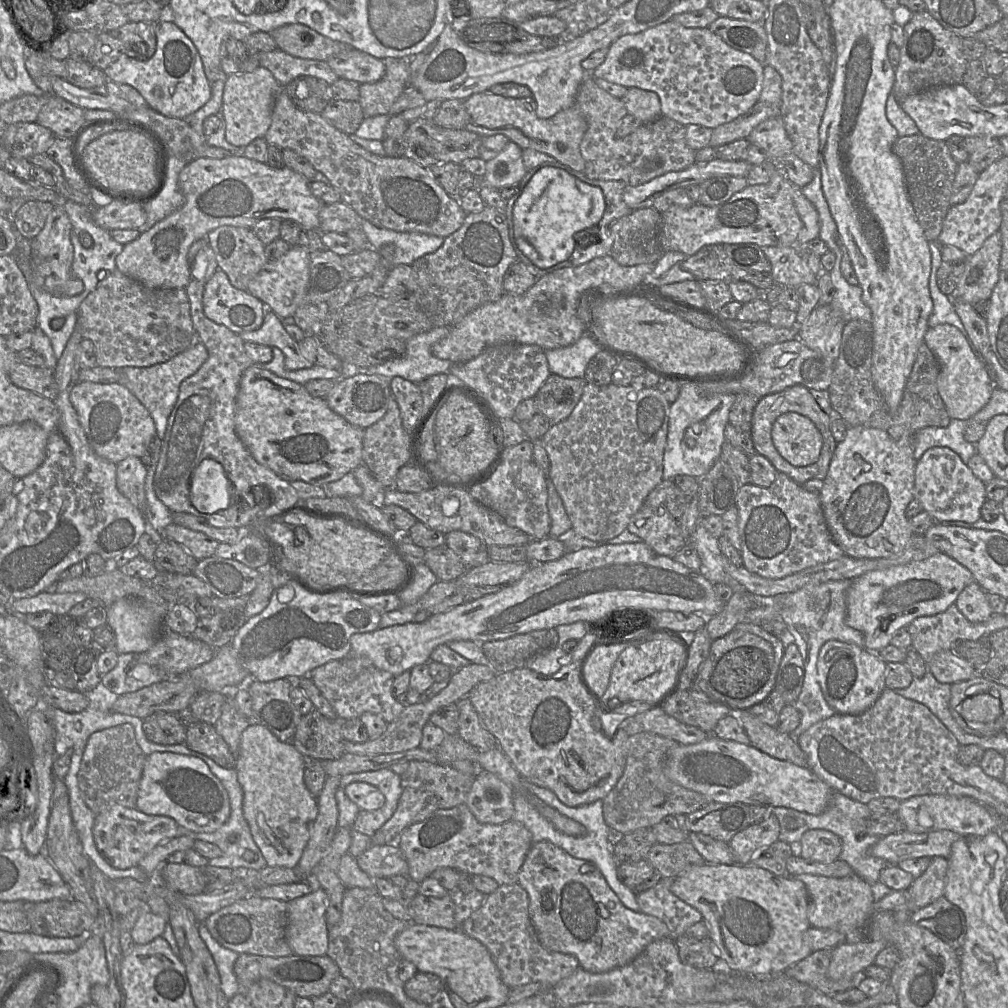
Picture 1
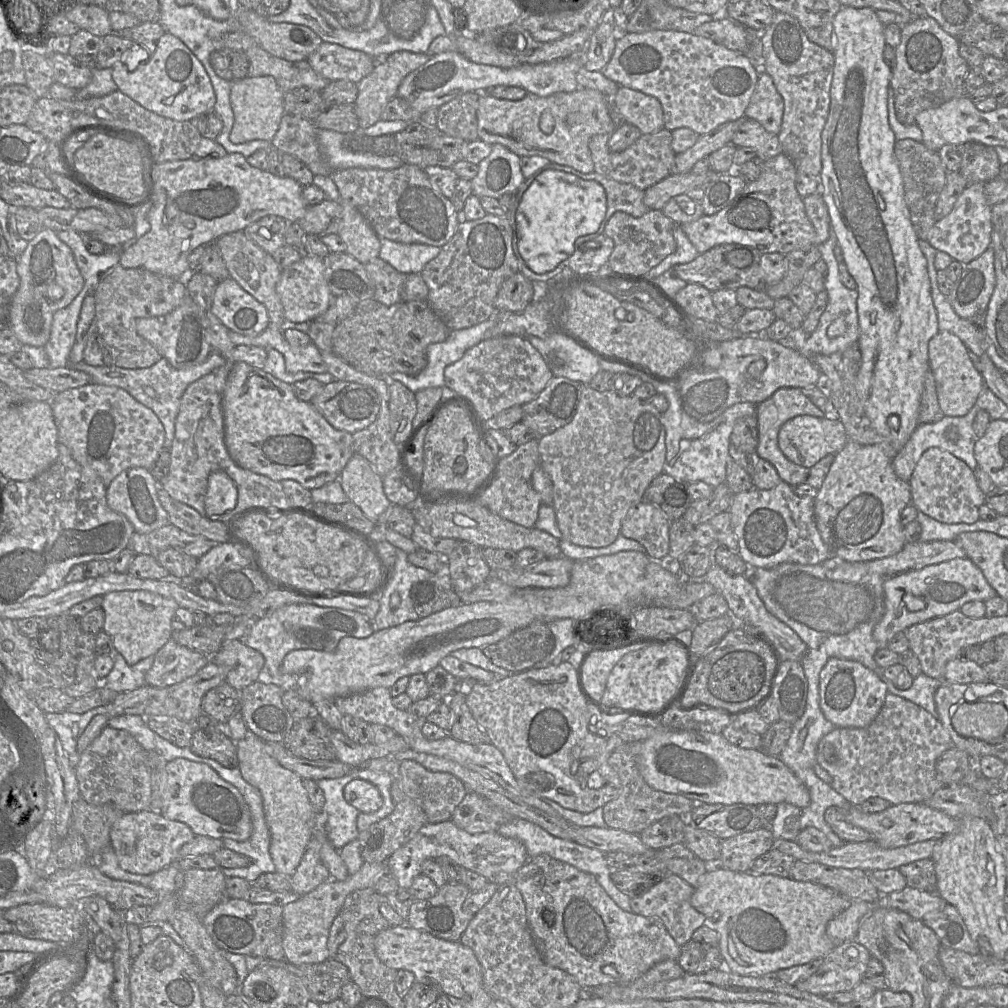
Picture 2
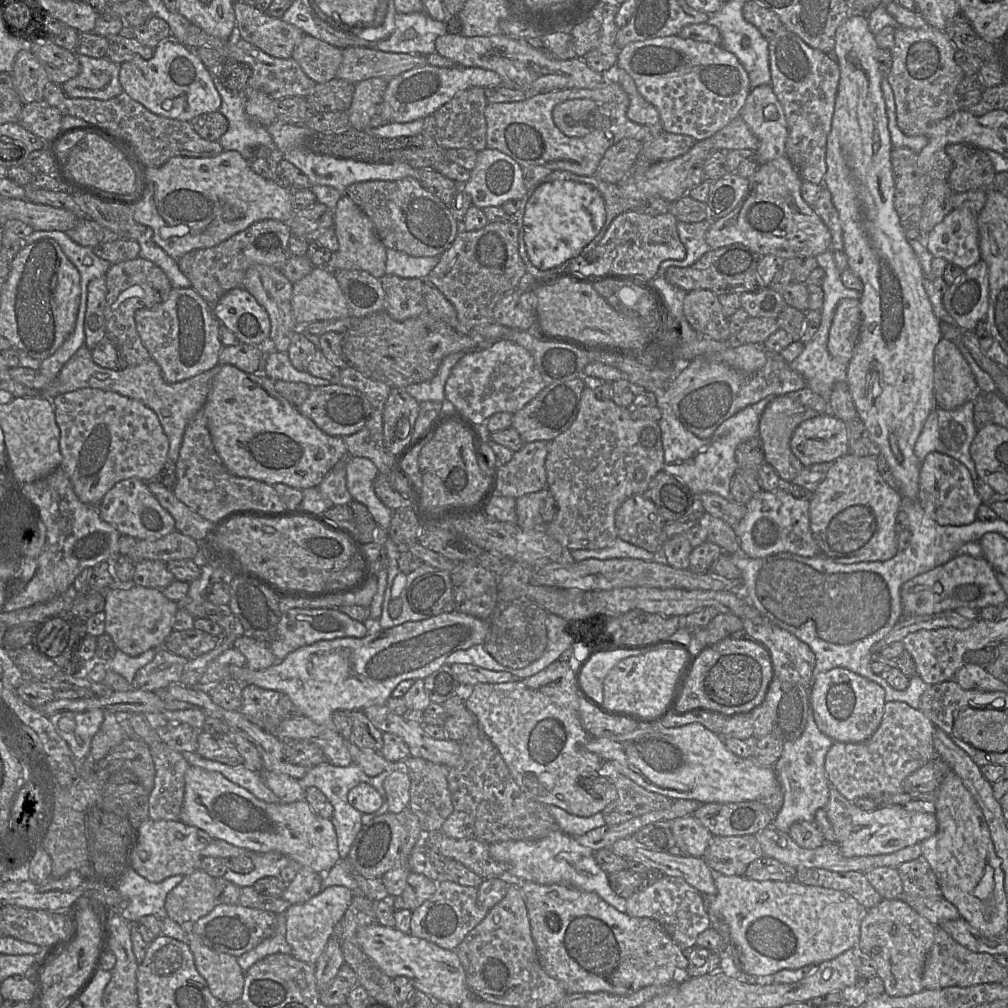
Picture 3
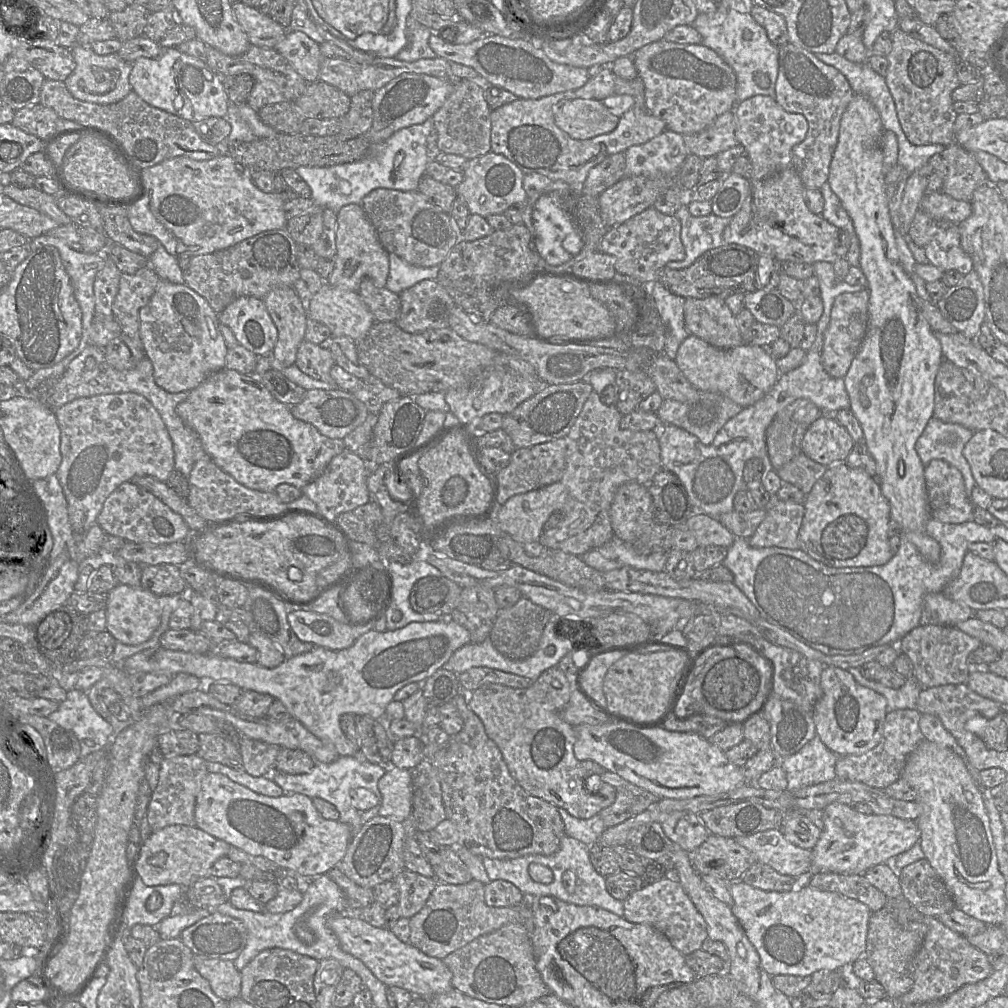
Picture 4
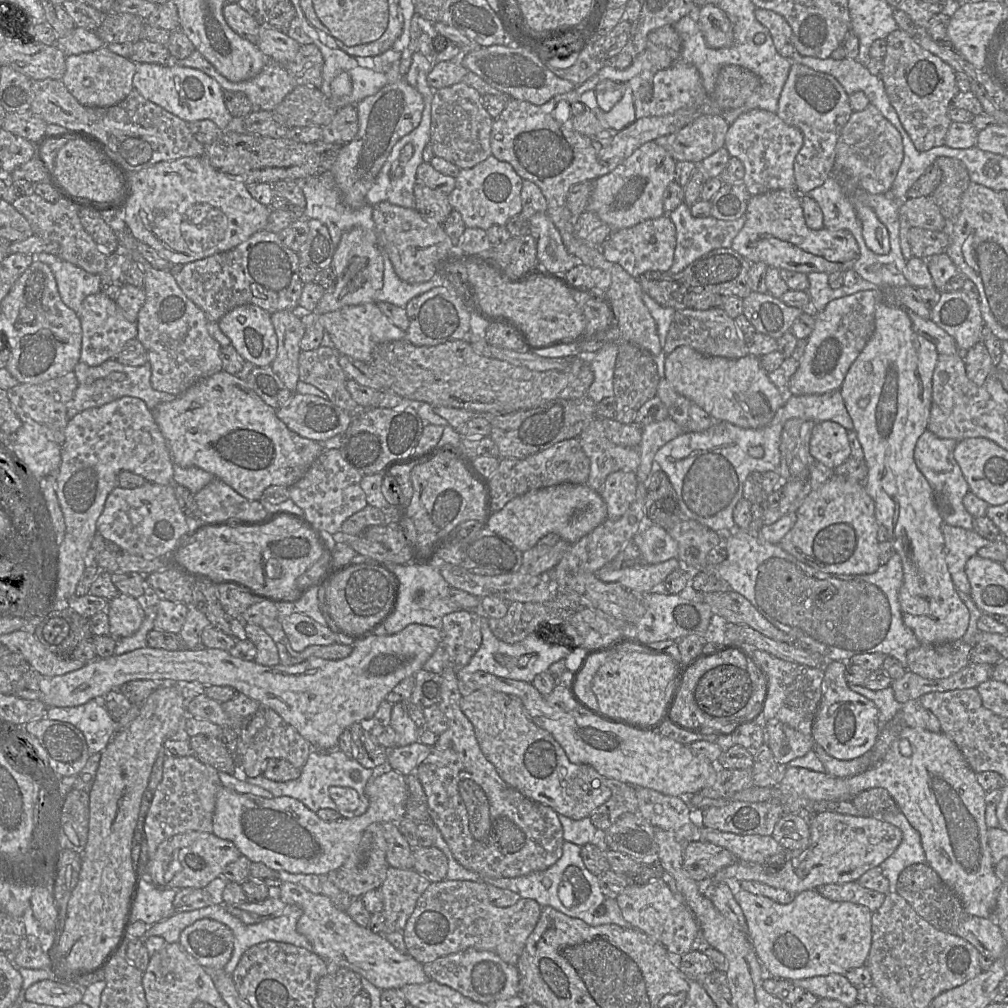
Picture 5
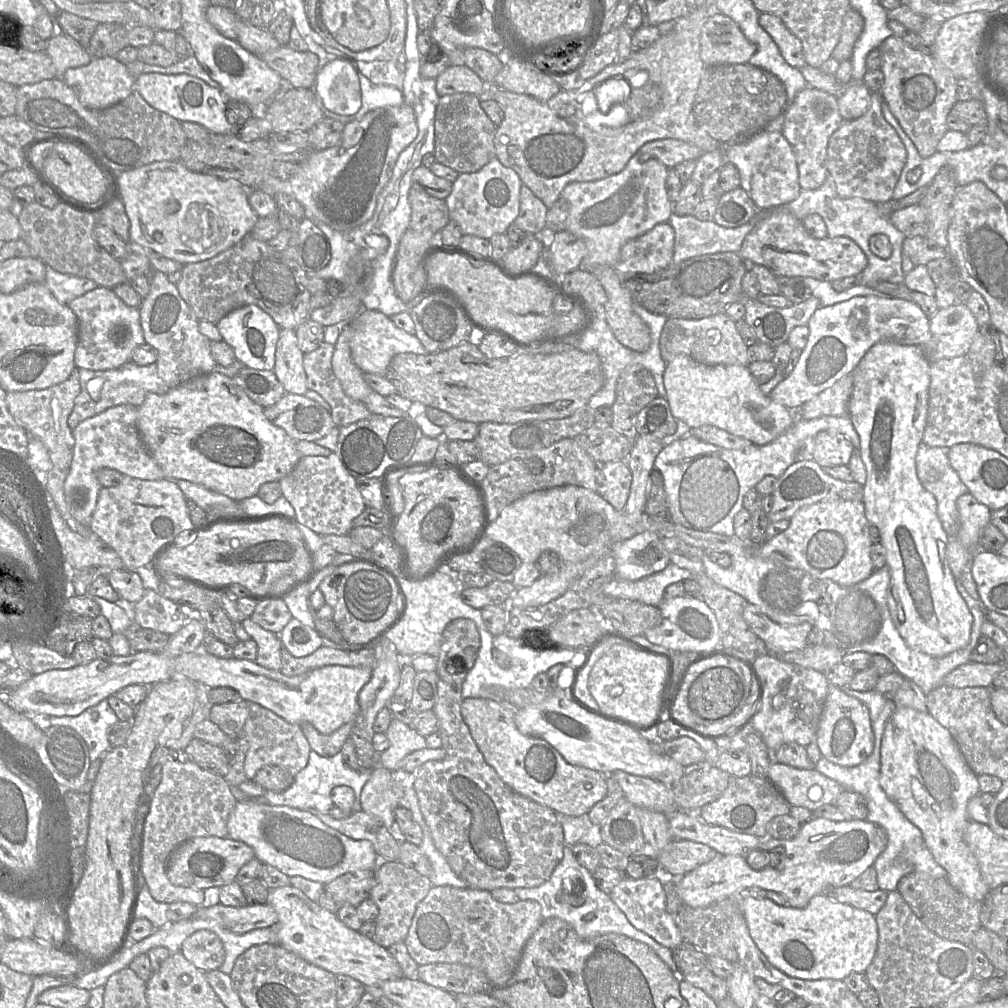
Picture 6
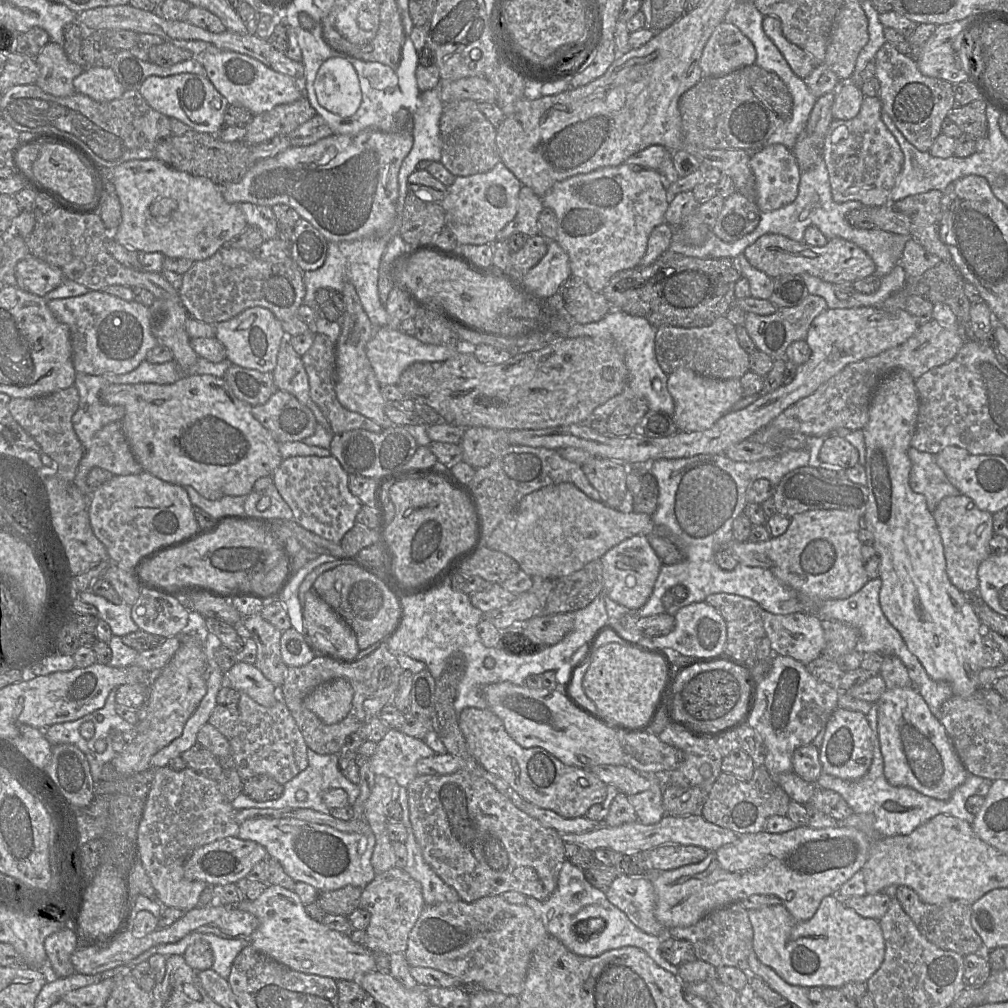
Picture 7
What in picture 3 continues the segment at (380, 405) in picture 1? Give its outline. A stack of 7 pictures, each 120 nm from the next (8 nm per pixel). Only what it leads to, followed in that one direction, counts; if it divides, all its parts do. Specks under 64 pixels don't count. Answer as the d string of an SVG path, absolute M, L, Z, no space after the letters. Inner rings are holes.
M332 383L327 386L312 387L306 400L296 407L302 415L311 419L318 428L330 436L346 437L360 431L372 414L372 406L362 392Z

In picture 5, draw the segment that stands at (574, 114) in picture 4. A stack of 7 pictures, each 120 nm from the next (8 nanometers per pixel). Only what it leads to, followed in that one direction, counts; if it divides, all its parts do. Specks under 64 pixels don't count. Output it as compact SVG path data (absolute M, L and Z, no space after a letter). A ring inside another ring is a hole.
M626 85L622 98L609 112L598 106L595 89L584 92L579 101L585 105L585 110L572 118L572 127L582 135L608 138L636 120L634 96Z

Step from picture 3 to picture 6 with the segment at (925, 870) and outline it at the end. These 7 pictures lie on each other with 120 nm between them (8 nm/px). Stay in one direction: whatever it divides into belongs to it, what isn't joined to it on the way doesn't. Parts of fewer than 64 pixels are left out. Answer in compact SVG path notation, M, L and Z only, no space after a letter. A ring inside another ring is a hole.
M913 870L898 883L897 890L915 915L932 932L949 941L972 946L975 933L982 927L980 922L981 903L959 892L946 878L934 878Z

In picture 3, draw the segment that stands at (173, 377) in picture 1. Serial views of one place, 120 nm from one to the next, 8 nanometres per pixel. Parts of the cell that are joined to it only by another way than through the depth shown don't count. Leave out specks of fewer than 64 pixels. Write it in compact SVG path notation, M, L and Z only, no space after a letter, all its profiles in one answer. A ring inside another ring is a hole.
M83 345L63 365L57 377L41 390L41 394L44 398L53 401L60 394L83 388L97 388L116 392L143 403L157 415L169 441L168 459L176 463L185 429L194 415L203 408L212 381L220 367L221 365L218 364L192 378L169 384L163 379L160 366L152 358L136 366L112 370L98 366L92 359L91 349Z

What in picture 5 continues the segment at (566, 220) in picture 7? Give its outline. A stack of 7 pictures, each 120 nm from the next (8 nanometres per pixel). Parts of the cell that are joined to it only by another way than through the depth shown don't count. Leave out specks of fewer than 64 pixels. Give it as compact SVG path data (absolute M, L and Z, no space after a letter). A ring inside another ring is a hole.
M655 141L643 144L613 171L594 180L586 210L596 213L612 232L665 215L663 195L667 186L675 181L676 163Z

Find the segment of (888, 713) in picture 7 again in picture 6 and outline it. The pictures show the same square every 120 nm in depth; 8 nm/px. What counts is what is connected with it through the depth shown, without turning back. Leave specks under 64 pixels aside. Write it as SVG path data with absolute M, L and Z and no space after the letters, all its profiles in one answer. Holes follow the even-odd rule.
M897 707L886 724L882 738L879 783L905 817L922 831L924 845L931 851L935 861L946 870L948 881L963 895L981 903L990 888L984 882L978 861L965 840L965 831L970 822L967 805L981 791L978 775L967 764L949 730L929 712Z

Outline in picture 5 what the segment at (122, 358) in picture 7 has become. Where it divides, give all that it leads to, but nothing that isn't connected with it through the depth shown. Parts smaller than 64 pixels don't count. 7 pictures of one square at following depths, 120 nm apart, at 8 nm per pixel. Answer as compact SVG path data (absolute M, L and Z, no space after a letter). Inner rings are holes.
M102 291L87 296L78 311L82 327L80 361L97 366L109 359L115 359L124 344L137 337L137 322L128 321L116 302Z

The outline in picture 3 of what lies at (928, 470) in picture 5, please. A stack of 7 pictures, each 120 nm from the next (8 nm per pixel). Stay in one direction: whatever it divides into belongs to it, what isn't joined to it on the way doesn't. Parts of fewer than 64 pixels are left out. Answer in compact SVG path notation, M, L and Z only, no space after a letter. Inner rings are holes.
M970 400L954 410L944 410L940 407L935 407L931 411L914 446L914 454L920 463L923 462L930 452L940 452L964 464L974 482L978 479L975 463L970 455L971 443L978 432L974 423L975 402L976 400Z

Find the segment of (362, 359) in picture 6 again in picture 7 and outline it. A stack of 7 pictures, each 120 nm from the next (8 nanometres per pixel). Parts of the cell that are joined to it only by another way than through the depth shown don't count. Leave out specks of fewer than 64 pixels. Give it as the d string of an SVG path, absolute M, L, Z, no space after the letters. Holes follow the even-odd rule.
M389 326L375 327L372 338L366 345L366 355L380 384L396 385L402 372L414 362L440 362L452 358L459 352L469 351L462 342L456 345L426 344L414 336L404 334Z

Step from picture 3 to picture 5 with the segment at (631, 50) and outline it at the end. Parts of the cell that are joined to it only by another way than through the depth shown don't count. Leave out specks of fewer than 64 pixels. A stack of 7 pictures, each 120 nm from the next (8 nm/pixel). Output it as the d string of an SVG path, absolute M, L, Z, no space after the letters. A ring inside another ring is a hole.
M680 57L667 69L658 71L652 83L641 85L634 96L634 108L636 119L650 116L666 116L675 113L683 107L699 108L709 96L703 85L697 68L682 60Z

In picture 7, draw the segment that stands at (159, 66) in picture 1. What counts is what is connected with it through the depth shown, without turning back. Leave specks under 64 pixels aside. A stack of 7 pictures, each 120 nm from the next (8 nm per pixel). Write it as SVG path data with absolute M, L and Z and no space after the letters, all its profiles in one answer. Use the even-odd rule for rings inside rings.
M181 73L172 76L149 76L139 88L148 105L161 114L180 120L192 130L217 135L224 127L224 113L229 103L203 75Z

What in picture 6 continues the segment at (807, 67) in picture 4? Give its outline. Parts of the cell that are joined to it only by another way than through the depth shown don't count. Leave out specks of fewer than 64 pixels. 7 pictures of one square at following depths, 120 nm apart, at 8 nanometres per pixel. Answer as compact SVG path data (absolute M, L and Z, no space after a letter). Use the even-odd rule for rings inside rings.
M807 86L797 93L793 103L785 108L782 134L794 152L801 189L818 189L828 176L828 142L844 119L839 113L838 97Z

